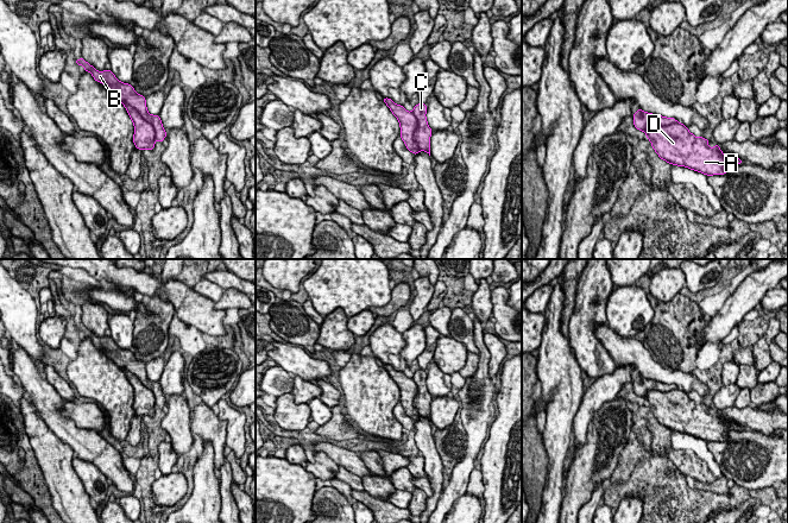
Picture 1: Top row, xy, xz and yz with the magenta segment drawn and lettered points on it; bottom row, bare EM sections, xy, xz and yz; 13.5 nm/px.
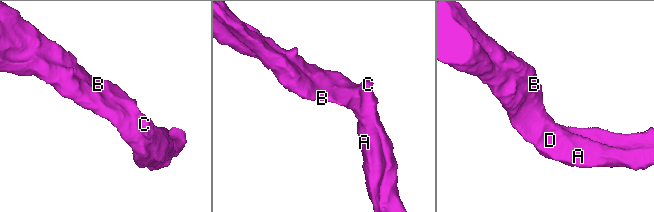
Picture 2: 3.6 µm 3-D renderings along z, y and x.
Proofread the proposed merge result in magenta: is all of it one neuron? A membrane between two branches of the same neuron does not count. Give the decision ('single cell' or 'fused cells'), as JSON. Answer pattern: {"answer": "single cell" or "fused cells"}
{"answer": "single cell"}

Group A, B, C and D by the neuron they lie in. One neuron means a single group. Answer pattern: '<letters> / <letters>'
A B C D

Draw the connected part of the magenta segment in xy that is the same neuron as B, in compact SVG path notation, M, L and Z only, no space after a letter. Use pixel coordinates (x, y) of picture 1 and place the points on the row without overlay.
M82 323L76 326L77 333L82 330L84 338L89 338L94 346L101 348L125 372L134 391L133 409L139 416L153 416L155 408L163 409L166 398L163 395L159 382L147 378L145 363L135 359L134 353L120 348L111 336L97 338Z

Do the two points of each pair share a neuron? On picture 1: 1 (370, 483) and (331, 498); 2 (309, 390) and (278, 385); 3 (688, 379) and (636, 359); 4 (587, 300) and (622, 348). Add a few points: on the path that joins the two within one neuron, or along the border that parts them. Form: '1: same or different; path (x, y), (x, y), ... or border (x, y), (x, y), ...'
1: different; border (331, 486), (335, 487), (347, 499)
2: same; path (302, 390), (295, 384), (285, 384)
3: same; path (675, 377), (664, 376), (649, 369)
4: different; border (598, 323), (594, 335), (607, 351)

